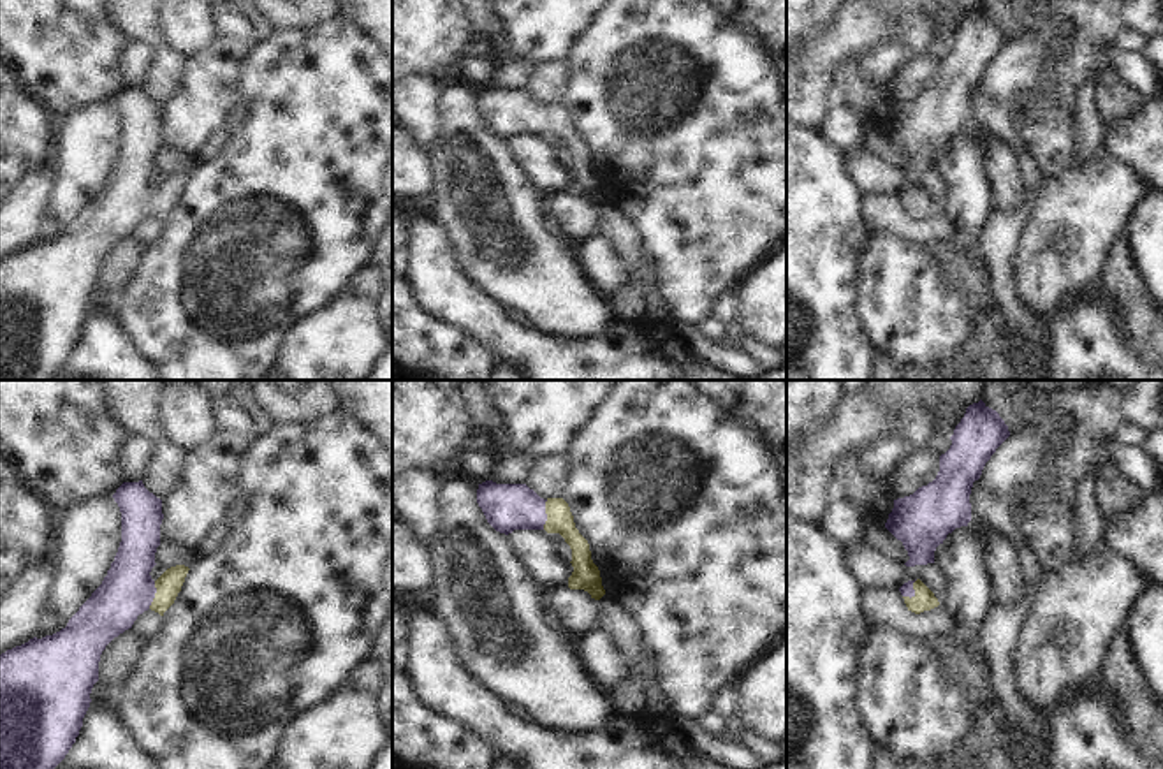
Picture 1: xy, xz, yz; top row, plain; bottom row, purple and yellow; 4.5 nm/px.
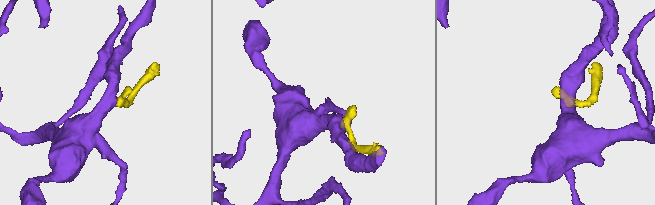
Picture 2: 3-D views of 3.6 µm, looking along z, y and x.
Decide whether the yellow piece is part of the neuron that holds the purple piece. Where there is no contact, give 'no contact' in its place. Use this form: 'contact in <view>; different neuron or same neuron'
contact in xz; same neuron

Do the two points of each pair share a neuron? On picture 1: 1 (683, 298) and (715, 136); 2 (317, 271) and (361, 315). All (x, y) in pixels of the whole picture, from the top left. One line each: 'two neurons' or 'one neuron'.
1: one neuron
2: two neurons

